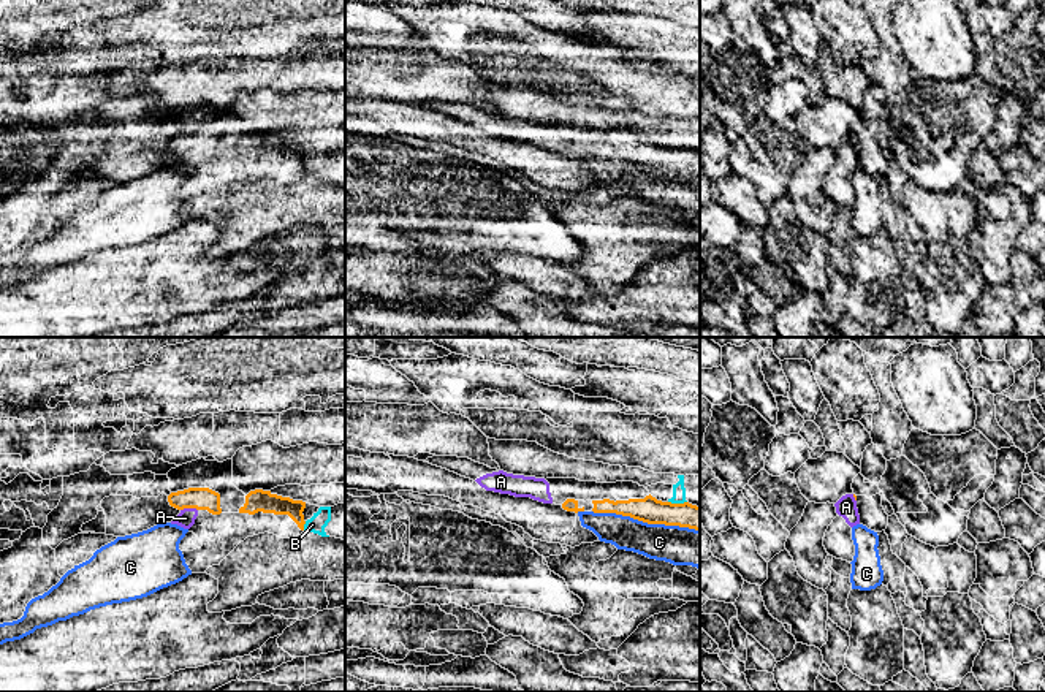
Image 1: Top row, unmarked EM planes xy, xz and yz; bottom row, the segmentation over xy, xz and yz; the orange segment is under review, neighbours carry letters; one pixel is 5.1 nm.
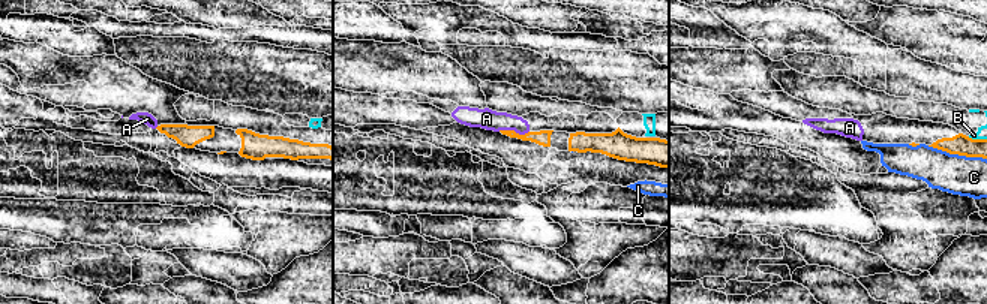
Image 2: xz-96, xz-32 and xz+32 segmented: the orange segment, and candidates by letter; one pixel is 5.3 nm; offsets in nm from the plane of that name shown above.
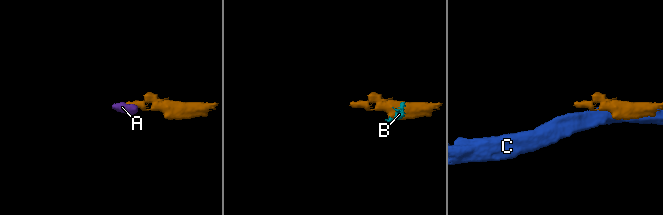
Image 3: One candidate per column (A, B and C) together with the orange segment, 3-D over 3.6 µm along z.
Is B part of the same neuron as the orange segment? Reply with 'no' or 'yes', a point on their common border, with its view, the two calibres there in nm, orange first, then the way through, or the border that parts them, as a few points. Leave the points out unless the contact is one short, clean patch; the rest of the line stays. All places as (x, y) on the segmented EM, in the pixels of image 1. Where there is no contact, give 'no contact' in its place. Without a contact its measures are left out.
no; meets orange in xy at (303, 526); 110 nm thick on the orange side, 90 nm on the other; border along xy (306, 521), (303, 529)

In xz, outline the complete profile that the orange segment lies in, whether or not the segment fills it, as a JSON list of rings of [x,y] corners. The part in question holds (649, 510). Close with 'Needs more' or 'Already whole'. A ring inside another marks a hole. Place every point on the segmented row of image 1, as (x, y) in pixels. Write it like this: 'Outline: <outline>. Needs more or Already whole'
Outline: [[[651,494],[644,499],[592,500],[594,513],[616,513],[648,524],[679,526],[700,530],[700,507],[689,502],[662,502]]]. Already whole

